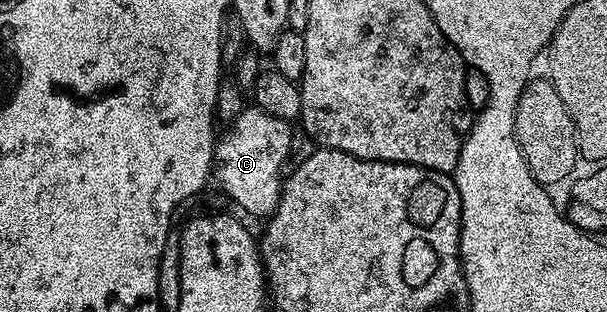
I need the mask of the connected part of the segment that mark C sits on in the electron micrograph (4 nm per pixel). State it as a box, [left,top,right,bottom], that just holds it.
[213,104,291,220]

